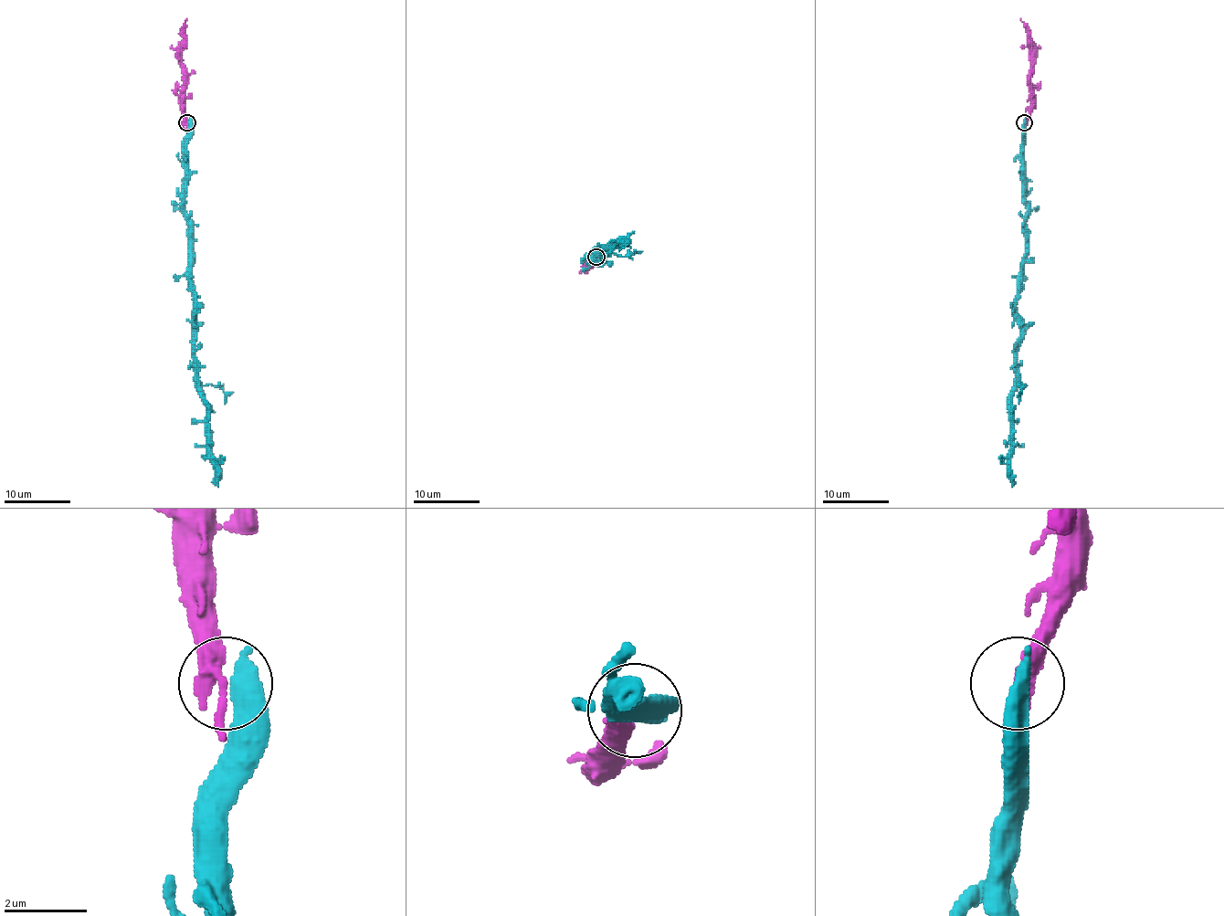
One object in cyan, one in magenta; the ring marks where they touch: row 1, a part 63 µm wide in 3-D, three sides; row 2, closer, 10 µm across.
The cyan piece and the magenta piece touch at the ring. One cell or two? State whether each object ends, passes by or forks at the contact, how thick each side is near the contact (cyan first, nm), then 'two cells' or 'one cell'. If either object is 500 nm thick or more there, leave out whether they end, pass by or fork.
550 nm thick on the cyan side, 240 nm on the other; one cell

